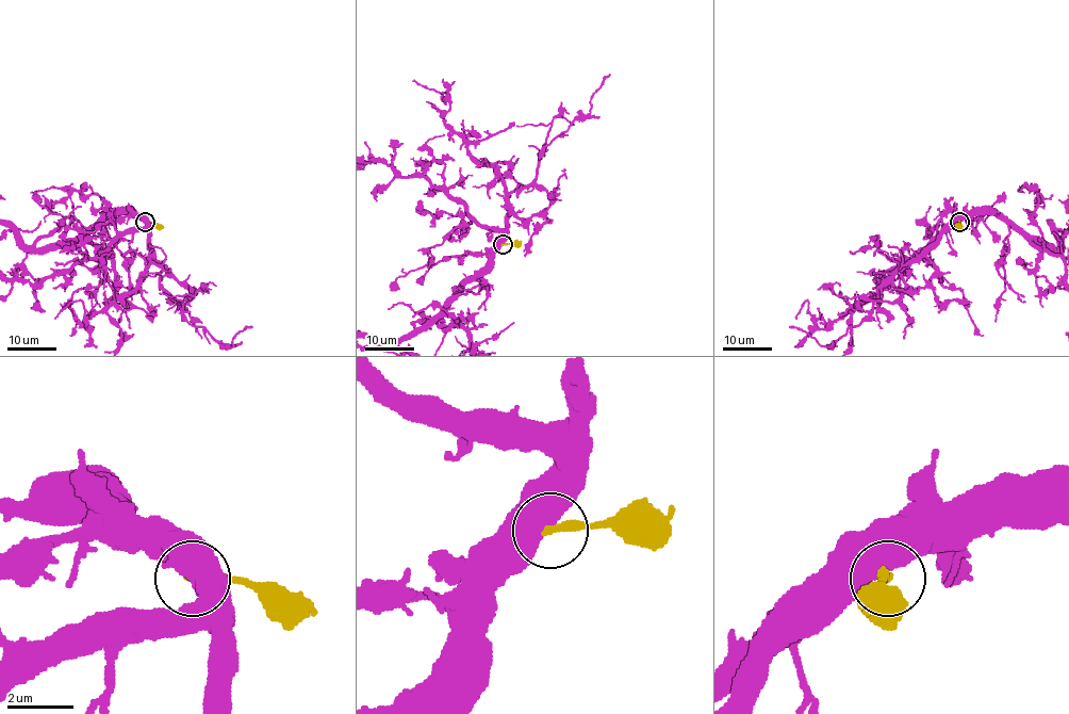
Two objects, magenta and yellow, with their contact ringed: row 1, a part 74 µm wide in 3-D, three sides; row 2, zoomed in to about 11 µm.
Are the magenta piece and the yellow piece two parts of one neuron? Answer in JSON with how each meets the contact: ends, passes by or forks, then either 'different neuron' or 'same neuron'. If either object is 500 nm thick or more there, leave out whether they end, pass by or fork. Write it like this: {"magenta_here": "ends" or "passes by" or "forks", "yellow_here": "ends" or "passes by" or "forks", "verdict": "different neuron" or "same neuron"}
{"verdict": "different neuron"}

